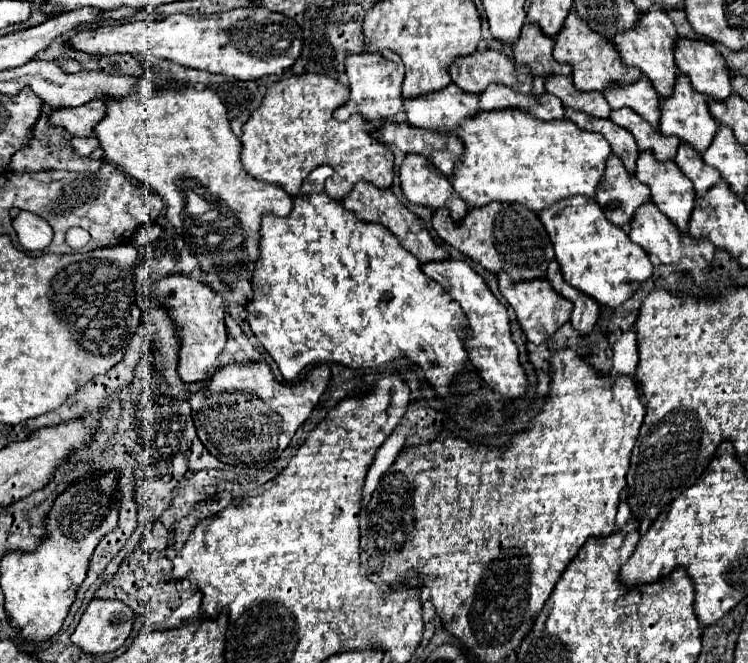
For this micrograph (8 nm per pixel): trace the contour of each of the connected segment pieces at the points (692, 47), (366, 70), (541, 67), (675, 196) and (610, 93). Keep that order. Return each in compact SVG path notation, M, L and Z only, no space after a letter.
M676 37L676 45L674 45L674 59L678 69L690 77L690 83L696 91L716 97L716 99L726 99L732 93L730 87L730 71L728 65L724 61L724 57L716 51L716 47L708 41L700 41L700 39L686 39L686 37Z
M386 49L380 53L354 53L346 57L346 73L350 79L350 97L344 105L334 111L338 121L346 121L352 113L360 113L364 119L396 119L404 113L402 103L402 81L404 81L404 63L402 59Z
M526 23L520 31L520 37L512 43L516 65L528 65L536 79L546 79L550 75L570 75L572 69L568 63L558 63L552 57L554 39L544 35L540 25Z
M640 151L638 161L636 161L636 177L646 183L652 191L652 201L656 203L656 207L678 227L678 229L686 229L688 221L690 221L690 213L694 209L694 185L692 181L688 181L688 177L684 177L684 173L680 173L680 169L674 165L674 161L658 161L656 157L652 157L652 151Z
M642 75L638 81L630 85L612 85L610 89L604 91L604 97L612 109L630 107L638 115L642 115L652 127L658 127L660 95L656 93L646 75Z

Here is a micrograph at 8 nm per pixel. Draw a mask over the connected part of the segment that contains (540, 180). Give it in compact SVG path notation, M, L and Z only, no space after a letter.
M478 109L474 117L468 117L458 127L458 137L464 143L464 153L454 167L452 185L460 193L460 197L464 197L464 201L470 207L482 207L488 205L490 201L508 201L508 203L516 201L532 209L534 213L540 213L542 209L566 197L574 195L594 197L600 177L604 173L606 157L612 151L608 141L600 133L584 131L568 119L540 121L532 115L526 115L520 109L492 109L492 111Z

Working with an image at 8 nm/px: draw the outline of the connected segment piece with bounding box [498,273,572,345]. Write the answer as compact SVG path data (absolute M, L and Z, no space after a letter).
M500 273L498 285L500 285L500 293L504 295L504 299L516 311L516 317L518 317L518 323L520 323L524 335L528 337L528 341L532 341L536 345L544 343L554 331L558 331L570 319L572 303L568 299L560 297L560 293L556 293L546 279L532 279L532 281L514 283L506 273Z

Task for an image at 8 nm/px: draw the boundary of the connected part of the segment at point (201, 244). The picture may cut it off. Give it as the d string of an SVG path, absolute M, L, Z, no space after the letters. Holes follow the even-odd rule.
M154 57L142 59L144 75L136 83L136 93L122 99L104 97L106 117L94 127L94 135L108 163L144 181L168 203L166 219L196 253L202 271L216 271L244 303L252 295L250 273L258 257L260 219L268 213L288 215L292 197L280 185L258 181L244 171L240 163L242 145L230 129L224 103L212 89L196 89L174 79L158 89L152 69ZM190 185L210 203L204 213L186 211L184 193Z

